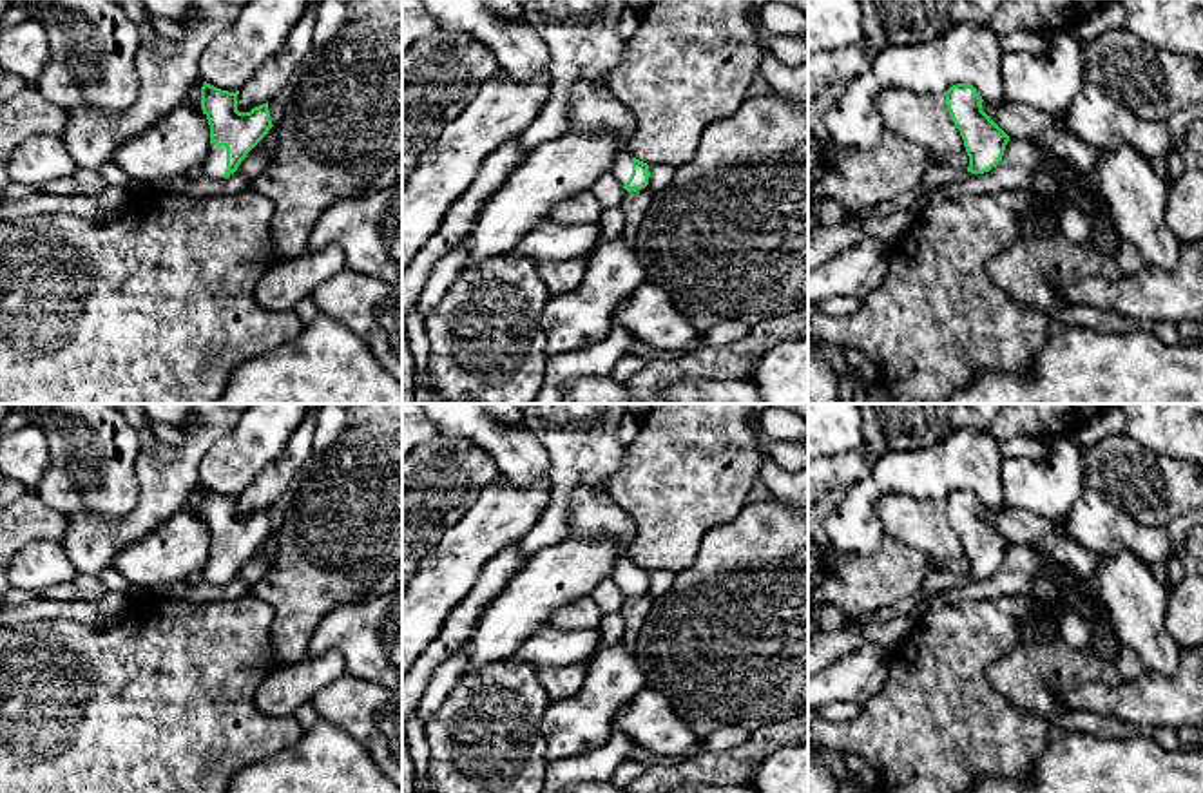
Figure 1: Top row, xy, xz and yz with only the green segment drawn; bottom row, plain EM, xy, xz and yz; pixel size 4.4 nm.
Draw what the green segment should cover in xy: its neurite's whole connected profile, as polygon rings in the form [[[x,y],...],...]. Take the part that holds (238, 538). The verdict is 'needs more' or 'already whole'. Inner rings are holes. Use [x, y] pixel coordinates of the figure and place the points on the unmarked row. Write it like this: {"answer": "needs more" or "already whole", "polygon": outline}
{"answer": "needs more", "polygon": [[[207,487],[201,492],[201,514],[210,530],[210,556],[203,568],[203,581],[216,587],[234,579],[274,532],[268,507],[250,518],[239,518],[237,500],[239,496],[221,496]]]}

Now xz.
{"answer": "needs more", "polygon": [[[629,554],[621,556],[611,572],[611,579],[623,590],[627,597],[641,596],[649,590],[649,570],[632,563]]]}

